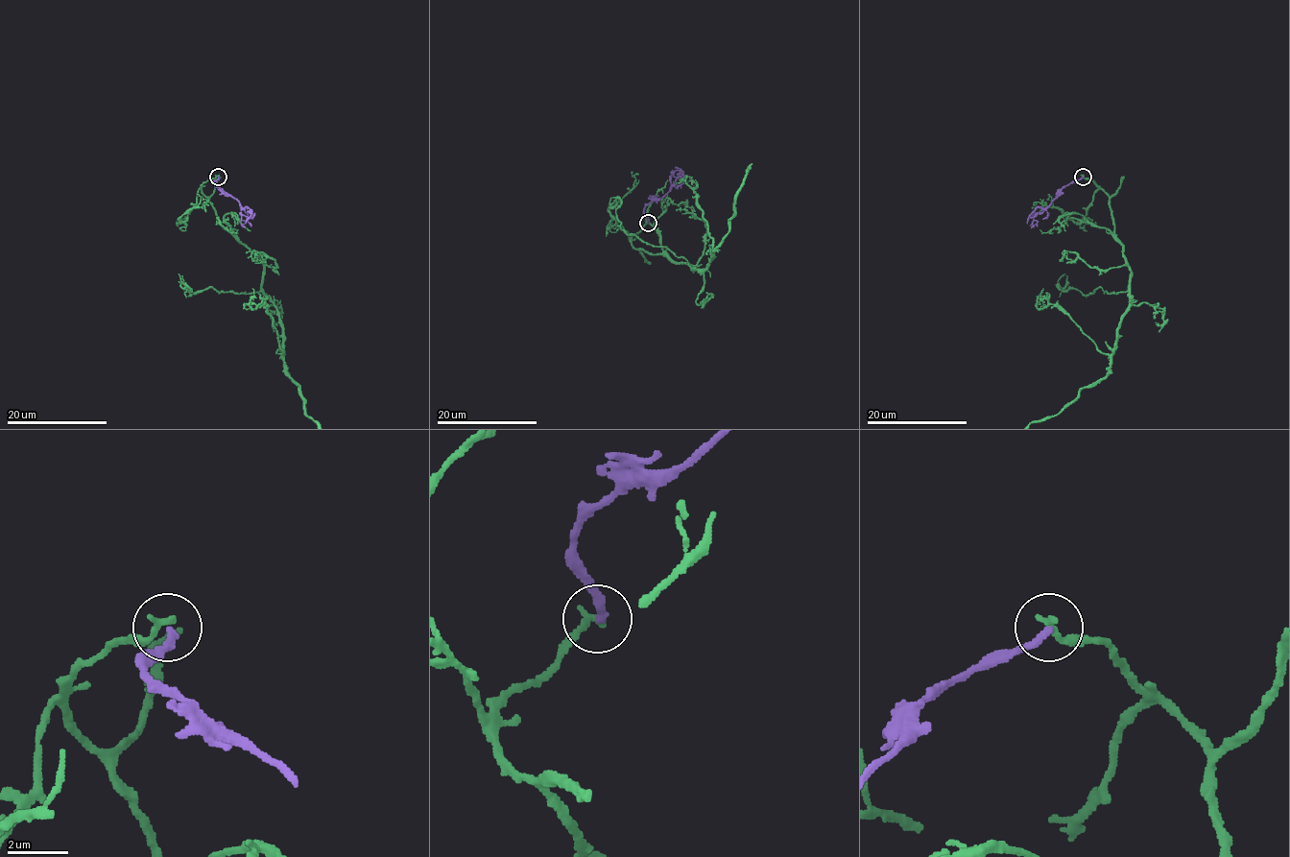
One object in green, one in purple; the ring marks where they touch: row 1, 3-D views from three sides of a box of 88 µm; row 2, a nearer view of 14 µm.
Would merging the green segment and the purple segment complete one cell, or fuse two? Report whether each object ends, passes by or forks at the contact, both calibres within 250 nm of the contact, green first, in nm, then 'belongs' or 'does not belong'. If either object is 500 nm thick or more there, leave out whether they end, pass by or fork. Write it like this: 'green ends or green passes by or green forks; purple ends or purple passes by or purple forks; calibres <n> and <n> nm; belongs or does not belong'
green ends; purple ends; calibres 240 and 240 nm; does not belong

